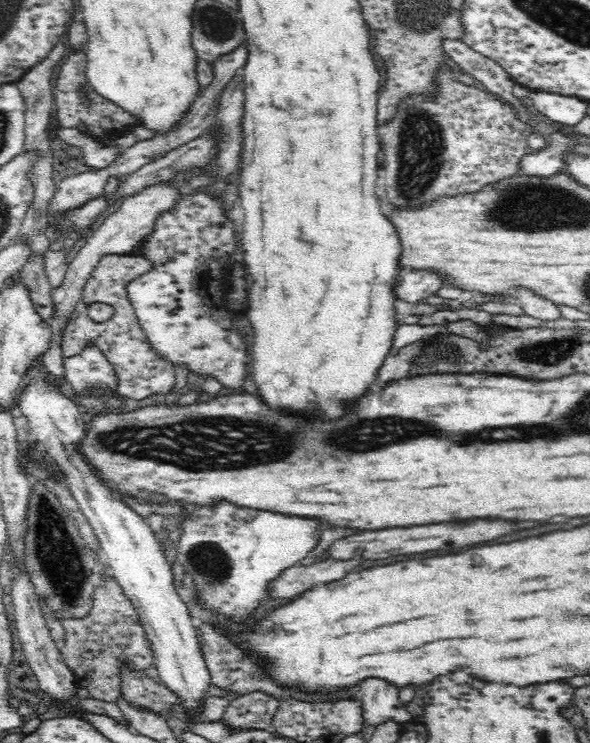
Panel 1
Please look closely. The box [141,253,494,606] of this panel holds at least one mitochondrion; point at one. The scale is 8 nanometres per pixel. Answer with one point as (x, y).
(212, 563)

